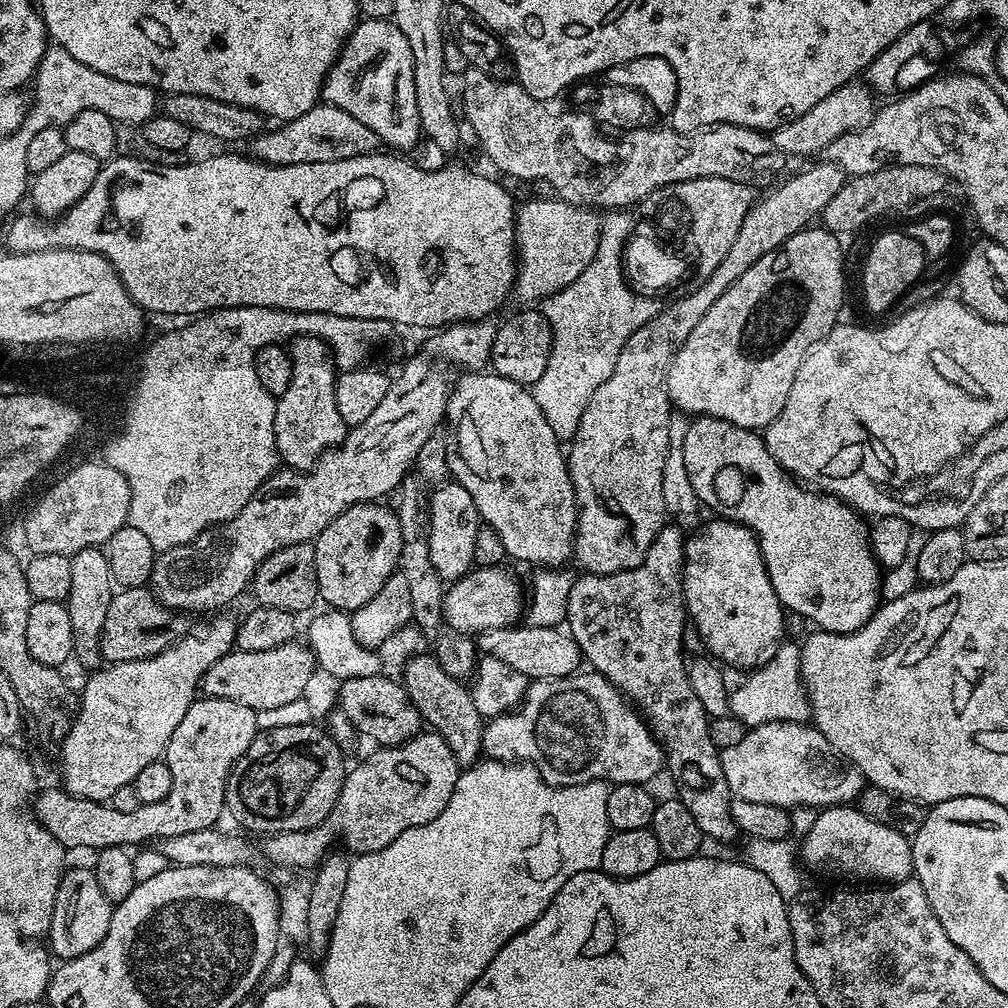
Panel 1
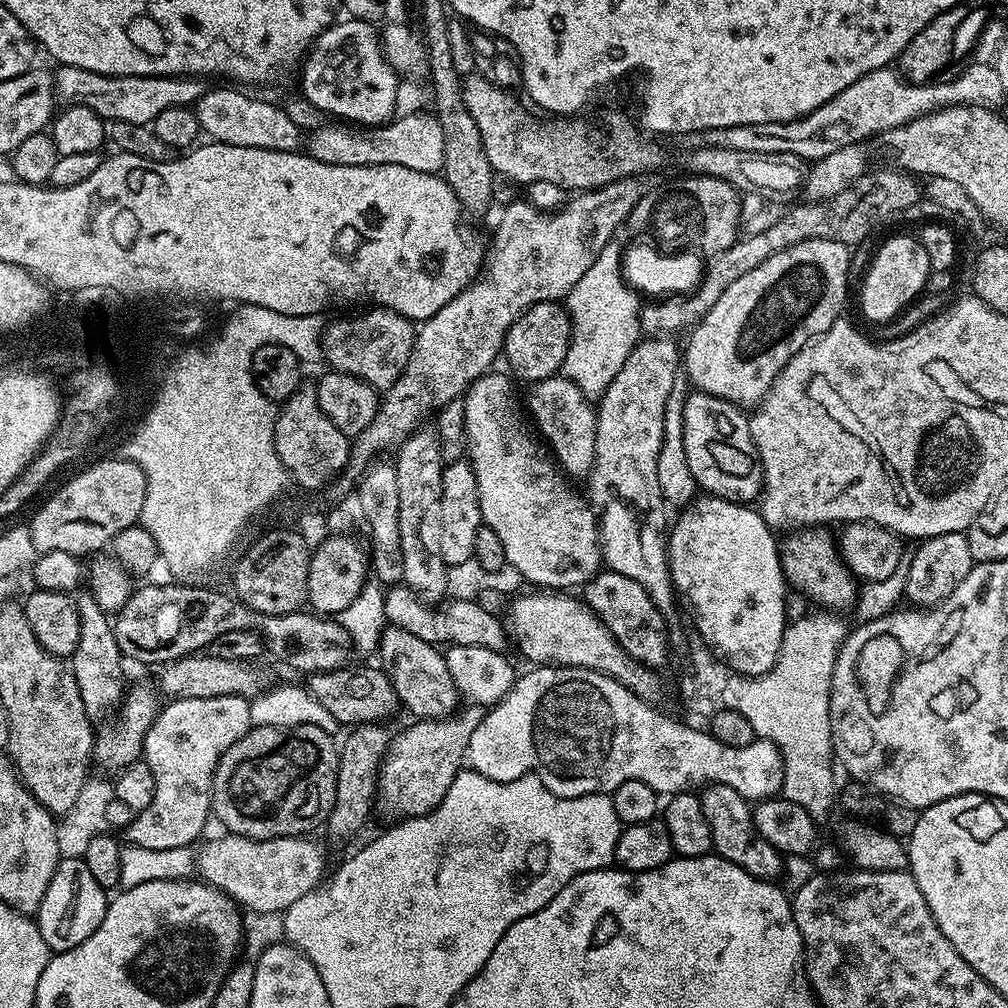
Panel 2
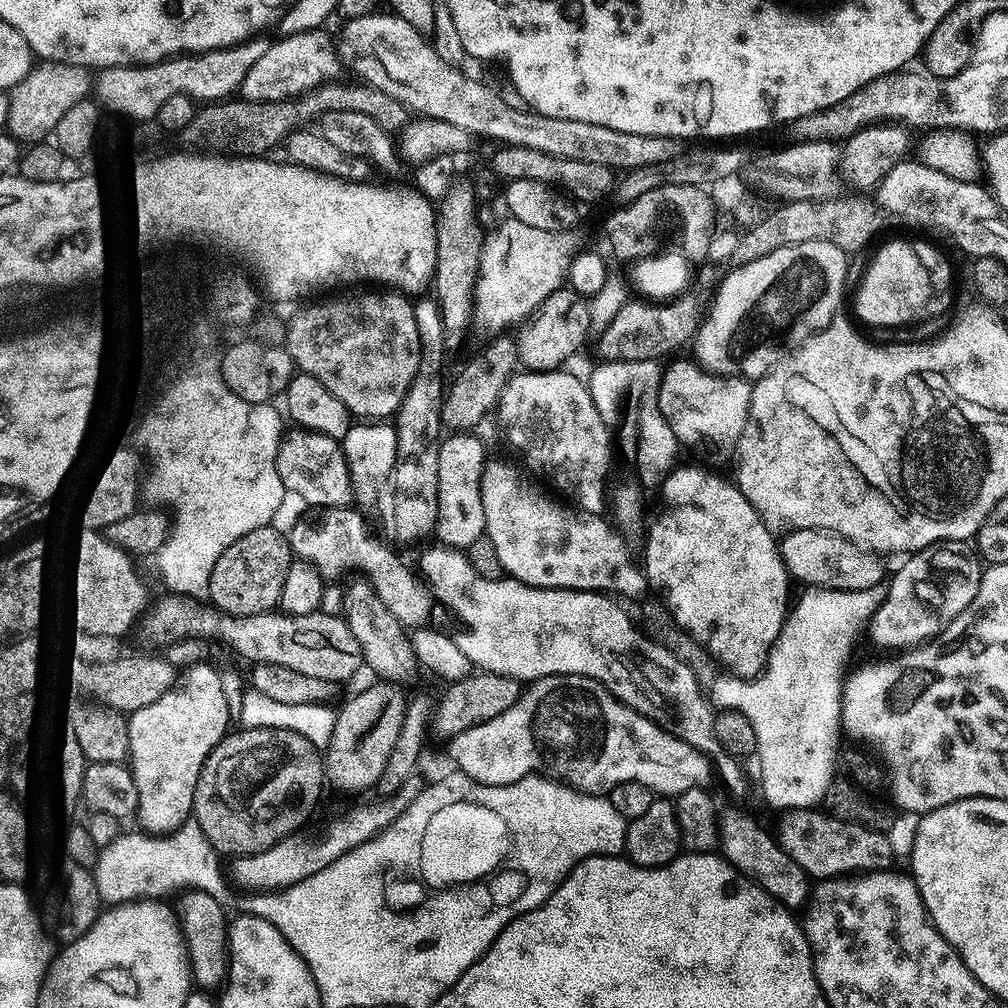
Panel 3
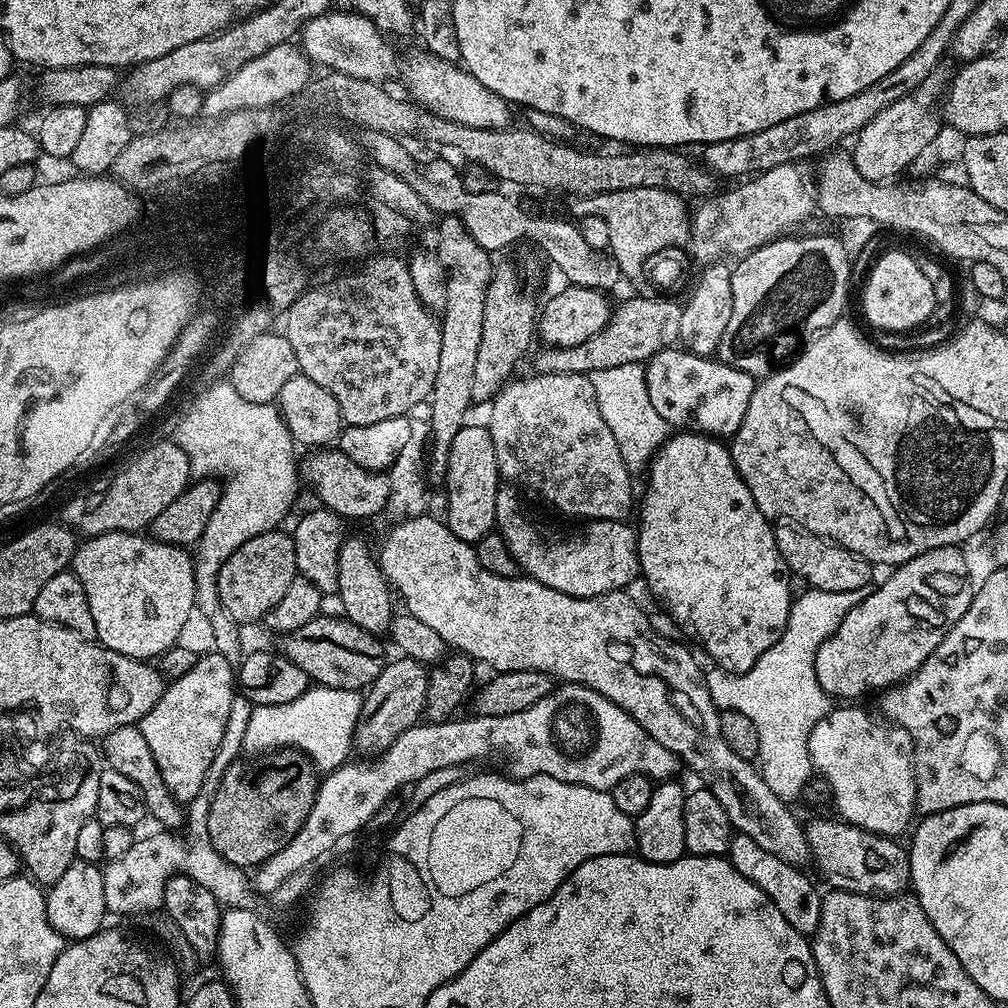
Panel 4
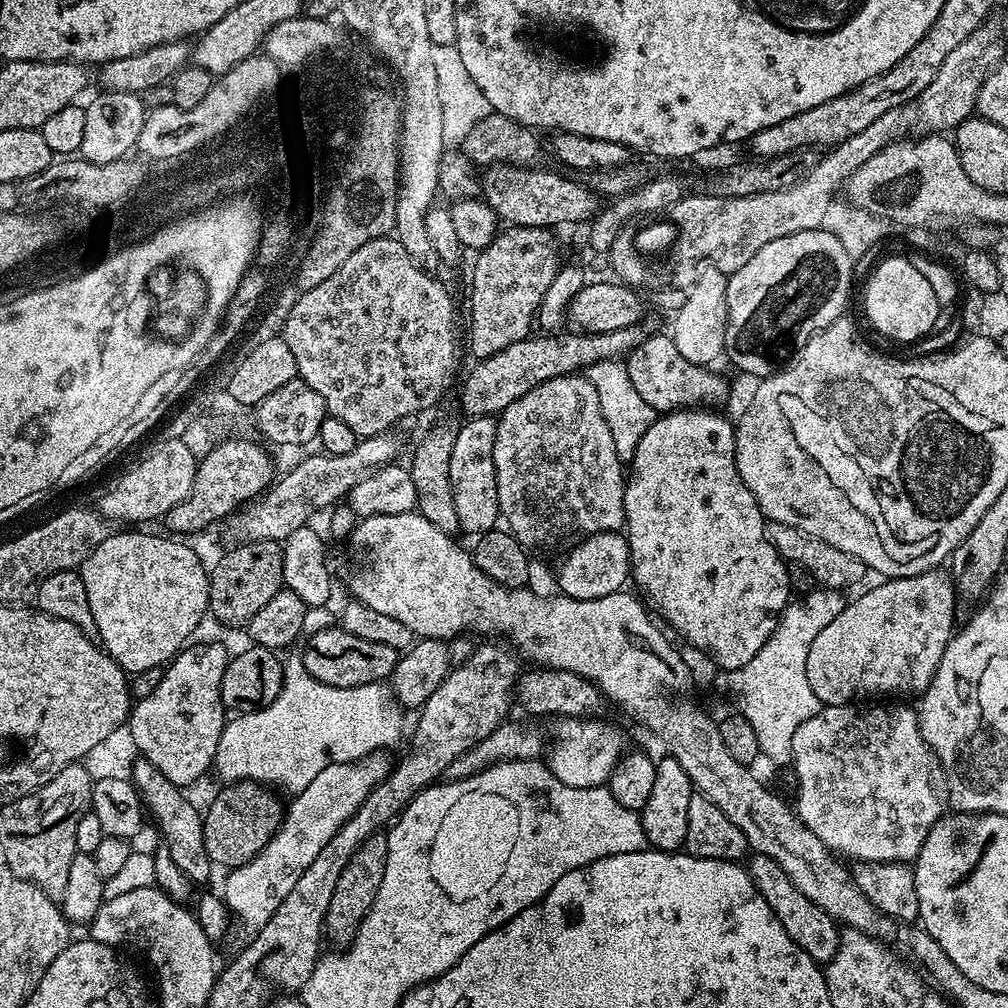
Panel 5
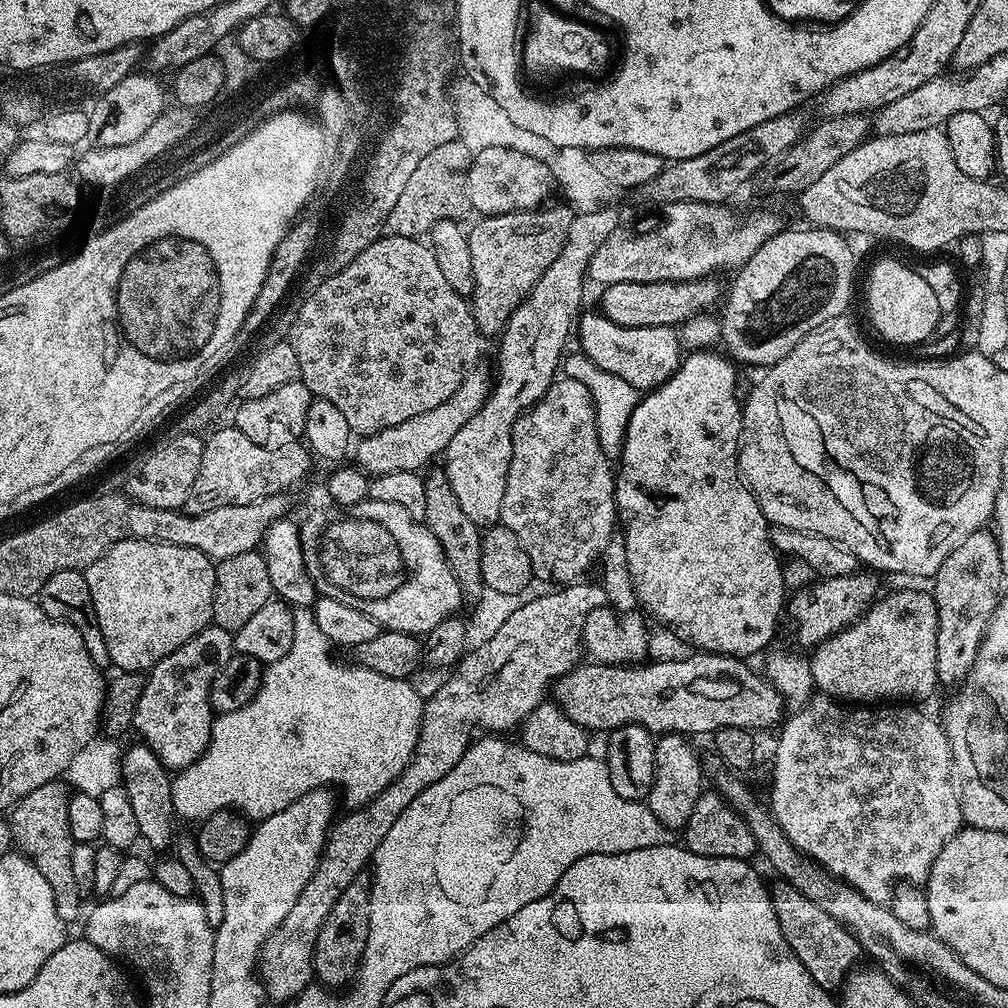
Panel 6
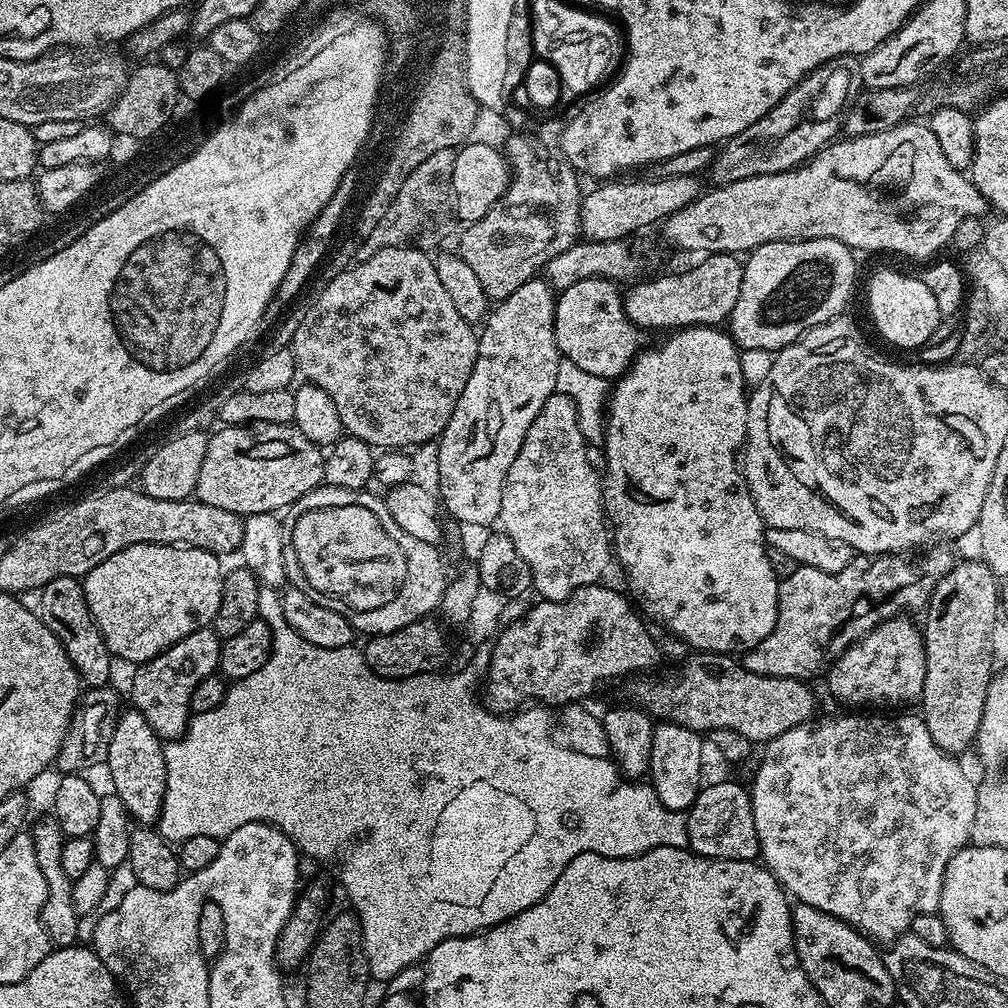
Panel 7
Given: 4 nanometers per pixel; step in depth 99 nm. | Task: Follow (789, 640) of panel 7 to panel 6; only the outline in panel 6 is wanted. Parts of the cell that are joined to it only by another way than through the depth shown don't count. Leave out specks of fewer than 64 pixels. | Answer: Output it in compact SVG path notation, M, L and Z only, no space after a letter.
M857 570L850 576L830 576L821 579L820 584L800 592L786 604L787 615L792 615L796 623L796 640L807 650L815 649L836 632L855 624L874 603L872 596L872 576L868 570Z

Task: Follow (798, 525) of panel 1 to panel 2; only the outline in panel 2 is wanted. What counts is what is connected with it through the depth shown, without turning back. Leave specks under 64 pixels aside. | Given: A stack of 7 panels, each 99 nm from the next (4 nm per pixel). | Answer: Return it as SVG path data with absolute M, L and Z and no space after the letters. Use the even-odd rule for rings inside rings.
M689 391L684 398L682 410L684 429L682 442L686 442L686 463L690 465L690 474L694 474L694 482L701 493L717 496L735 504L751 505L759 497L764 486L764 471L754 446L754 438L750 434L749 417L739 404L731 404L717 396L705 392ZM813 526L796 530L783 537L779 545L780 565L784 571L785 581L792 584L804 596L813 600L813 605L824 610L841 610L848 608L858 600L858 581L852 571L840 559L840 549L834 536L824 526Z

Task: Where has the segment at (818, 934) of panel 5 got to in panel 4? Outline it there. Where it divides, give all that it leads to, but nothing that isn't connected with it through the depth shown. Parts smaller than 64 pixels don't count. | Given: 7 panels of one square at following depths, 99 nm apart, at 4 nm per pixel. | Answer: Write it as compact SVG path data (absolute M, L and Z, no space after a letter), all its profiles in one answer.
M739 834L733 835L726 858L732 863L734 870L738 870L738 874L742 874L742 878L754 882L754 886L758 886L768 895L770 902L774 902L774 906L778 906L782 918L786 918L788 927L793 928L797 936L808 938L816 933L822 914L820 905L822 892L812 885L811 878L804 873L804 870L778 858L775 854L762 850L762 846L758 846L758 842L754 842L754 838Z

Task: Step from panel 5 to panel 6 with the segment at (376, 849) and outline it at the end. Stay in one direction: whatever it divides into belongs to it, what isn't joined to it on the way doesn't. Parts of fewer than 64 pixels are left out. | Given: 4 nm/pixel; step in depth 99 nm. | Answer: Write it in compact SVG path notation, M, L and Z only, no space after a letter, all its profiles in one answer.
M358 878L342 895L338 902L326 914L326 922L322 922L322 930L318 930L318 942L314 946L312 971L317 981L321 980L328 988L344 988L356 979L360 963L366 950L366 938L370 934L370 884L367 879Z

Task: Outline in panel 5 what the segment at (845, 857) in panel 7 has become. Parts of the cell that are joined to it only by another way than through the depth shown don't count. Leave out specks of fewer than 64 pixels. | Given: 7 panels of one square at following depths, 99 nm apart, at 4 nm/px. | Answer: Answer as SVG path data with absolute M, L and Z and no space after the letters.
M888 702L873 703L873 708L856 708L860 706L855 703L824 706L794 733L790 761L796 767L794 811L833 854L849 856L852 862L915 861L926 834L946 812L941 789L936 789L937 773L932 773L938 764L922 738L917 713L884 703Z

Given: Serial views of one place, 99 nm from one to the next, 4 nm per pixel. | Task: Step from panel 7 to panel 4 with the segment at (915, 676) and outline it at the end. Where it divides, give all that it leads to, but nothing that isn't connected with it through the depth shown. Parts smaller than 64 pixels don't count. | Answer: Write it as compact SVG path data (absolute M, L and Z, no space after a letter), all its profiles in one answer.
M957 545L935 547L897 565L882 585L874 592L869 591L864 600L846 614L838 630L820 644L815 656L815 674L829 697L854 698L872 688L882 690L901 683L920 668L972 601L974 583L960 551Z

